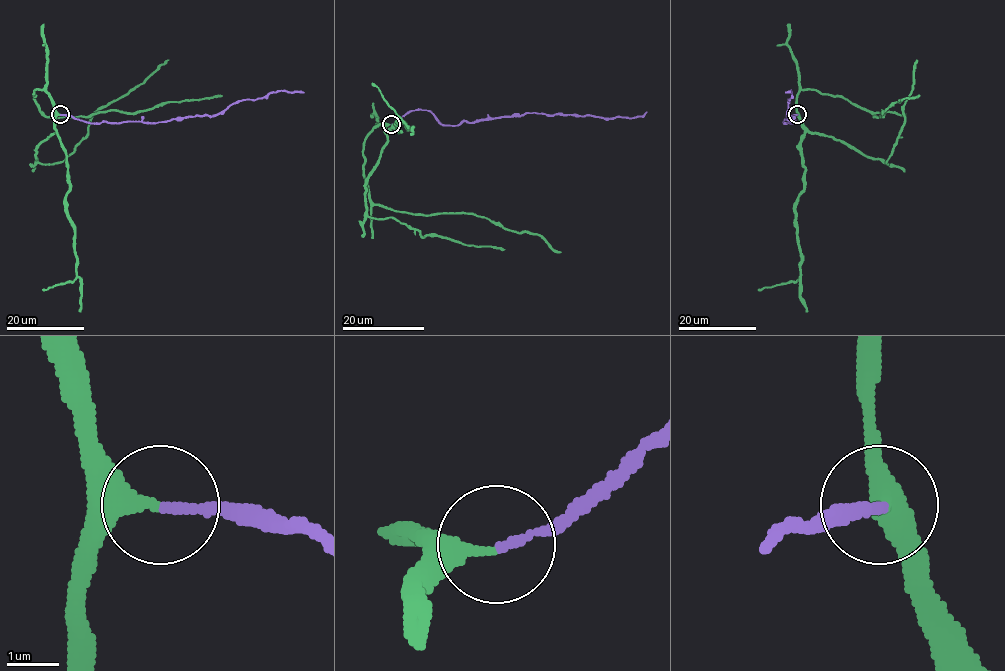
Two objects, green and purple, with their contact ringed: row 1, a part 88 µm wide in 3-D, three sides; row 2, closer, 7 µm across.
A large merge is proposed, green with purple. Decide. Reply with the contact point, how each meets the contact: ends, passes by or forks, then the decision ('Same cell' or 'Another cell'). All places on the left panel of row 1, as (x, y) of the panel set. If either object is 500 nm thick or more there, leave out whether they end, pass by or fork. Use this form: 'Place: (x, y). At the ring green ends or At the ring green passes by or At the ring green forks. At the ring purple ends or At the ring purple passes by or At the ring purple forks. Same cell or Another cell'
Place: (60, 114). At the ring green ends. At the ring purple ends. Same cell

